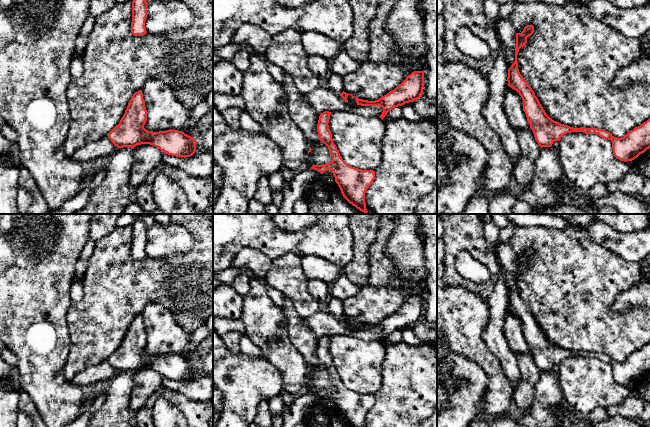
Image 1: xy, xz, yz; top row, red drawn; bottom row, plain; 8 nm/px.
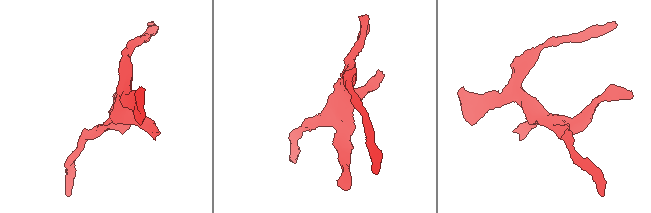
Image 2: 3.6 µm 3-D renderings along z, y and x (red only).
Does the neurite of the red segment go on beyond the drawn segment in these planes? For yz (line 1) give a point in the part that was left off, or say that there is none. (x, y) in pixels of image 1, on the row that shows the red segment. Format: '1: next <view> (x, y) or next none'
1: next none

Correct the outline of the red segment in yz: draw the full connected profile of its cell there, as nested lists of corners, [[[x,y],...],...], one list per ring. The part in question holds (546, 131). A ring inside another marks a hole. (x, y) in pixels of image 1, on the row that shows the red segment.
[[[533,25],[524,27],[521,33],[516,33],[515,61],[508,69],[508,86],[516,90],[523,100],[523,111],[533,131],[535,140],[542,147],[551,147],[554,141],[571,132],[597,134],[612,142],[613,154],[621,161],[632,161],[650,148],[650,118],[638,127],[628,132],[624,137],[614,137],[605,129],[573,128],[552,120],[543,109],[534,91],[524,80],[518,69],[517,55],[519,49],[526,45],[527,38],[534,32]]]

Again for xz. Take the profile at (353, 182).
[[[325,111],[320,114],[317,132],[319,140],[328,147],[332,161],[328,164],[313,165],[311,169],[317,170],[321,174],[327,170],[331,170],[343,197],[357,209],[367,213],[365,193],[375,179],[375,171],[352,167],[342,159],[336,145],[333,143],[328,125],[331,113]]]

